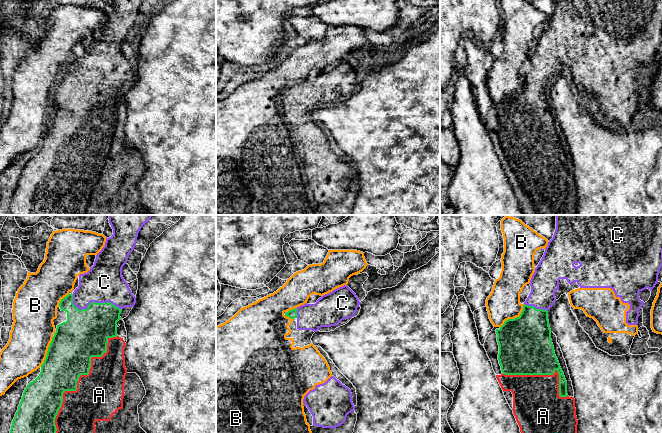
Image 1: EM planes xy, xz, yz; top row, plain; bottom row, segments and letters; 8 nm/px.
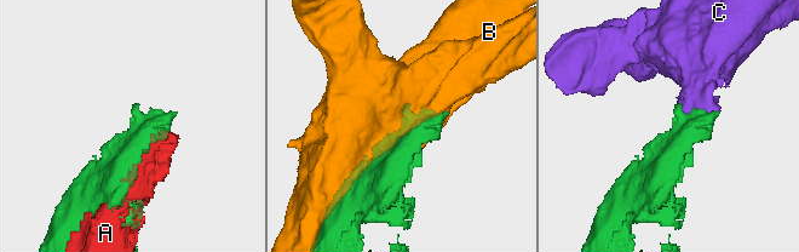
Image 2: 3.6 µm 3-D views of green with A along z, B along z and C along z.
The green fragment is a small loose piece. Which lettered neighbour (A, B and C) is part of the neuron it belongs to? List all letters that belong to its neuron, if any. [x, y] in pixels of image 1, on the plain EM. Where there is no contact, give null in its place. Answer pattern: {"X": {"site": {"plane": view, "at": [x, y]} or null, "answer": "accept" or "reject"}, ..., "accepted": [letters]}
{"A": {"site": {"plane": "xy", "at": [77, 157]}, "answer": "accept"}, "B": {"site": {"plane": "yz", "at": [514, 94]}, "answer": "reject"}, "C": {"site": {"plane": "xy", "at": [92, 78]}, "answer": "accept"}, "accepted": ["A", "C"]}

